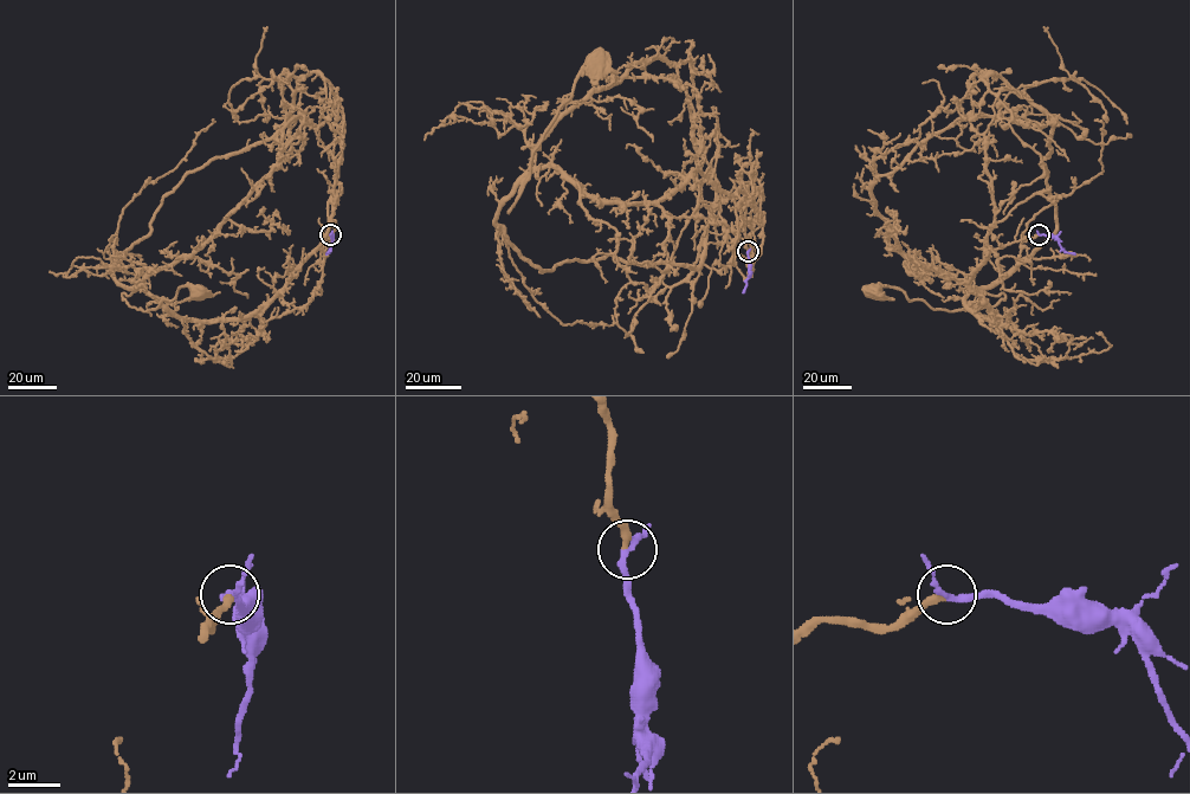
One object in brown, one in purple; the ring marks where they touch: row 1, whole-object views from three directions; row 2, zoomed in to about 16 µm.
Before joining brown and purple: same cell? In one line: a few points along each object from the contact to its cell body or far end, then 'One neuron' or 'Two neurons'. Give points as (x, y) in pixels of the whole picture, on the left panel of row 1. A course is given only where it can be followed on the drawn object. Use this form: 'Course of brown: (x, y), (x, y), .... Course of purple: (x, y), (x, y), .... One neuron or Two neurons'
Course of brown: (330, 234), (247, 315), (186, 321), (142, 289), (122, 296), (147, 311), (172, 301), (181, 286), (196, 291). Course of purple: (330, 234), (331, 249), (325, 253). One neuron

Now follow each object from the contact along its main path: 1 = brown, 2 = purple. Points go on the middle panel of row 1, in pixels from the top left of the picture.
1: (748, 251), (742, 212), (700, 170), (664, 198), (615, 202), (539, 166), (508, 212), (534, 149), (594, 60)
2: (748, 251), (749, 275), (742, 292)

